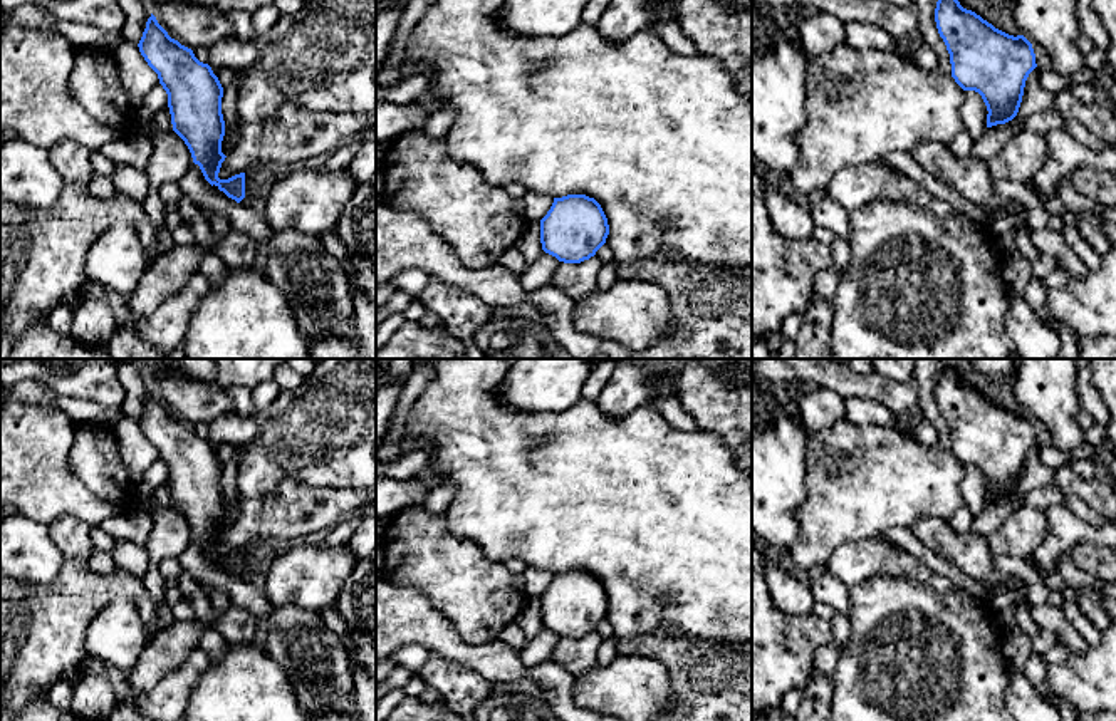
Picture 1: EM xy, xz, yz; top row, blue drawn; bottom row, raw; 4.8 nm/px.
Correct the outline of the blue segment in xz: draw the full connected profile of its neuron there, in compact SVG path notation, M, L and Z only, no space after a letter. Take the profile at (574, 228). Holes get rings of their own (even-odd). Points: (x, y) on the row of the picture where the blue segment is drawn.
M586 195L554 198L540 220L542 250L564 263L589 260L608 235L609 225L601 205Z

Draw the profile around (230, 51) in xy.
M230 35L210 47L208 65L216 75L218 70L225 65L230 65L233 69L247 69L258 62L260 57L262 45L258 44L257 37L242 42L235 35Z

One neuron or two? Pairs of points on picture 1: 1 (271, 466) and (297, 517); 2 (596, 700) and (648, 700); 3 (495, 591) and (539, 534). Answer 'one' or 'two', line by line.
1: two
2: one
3: two

